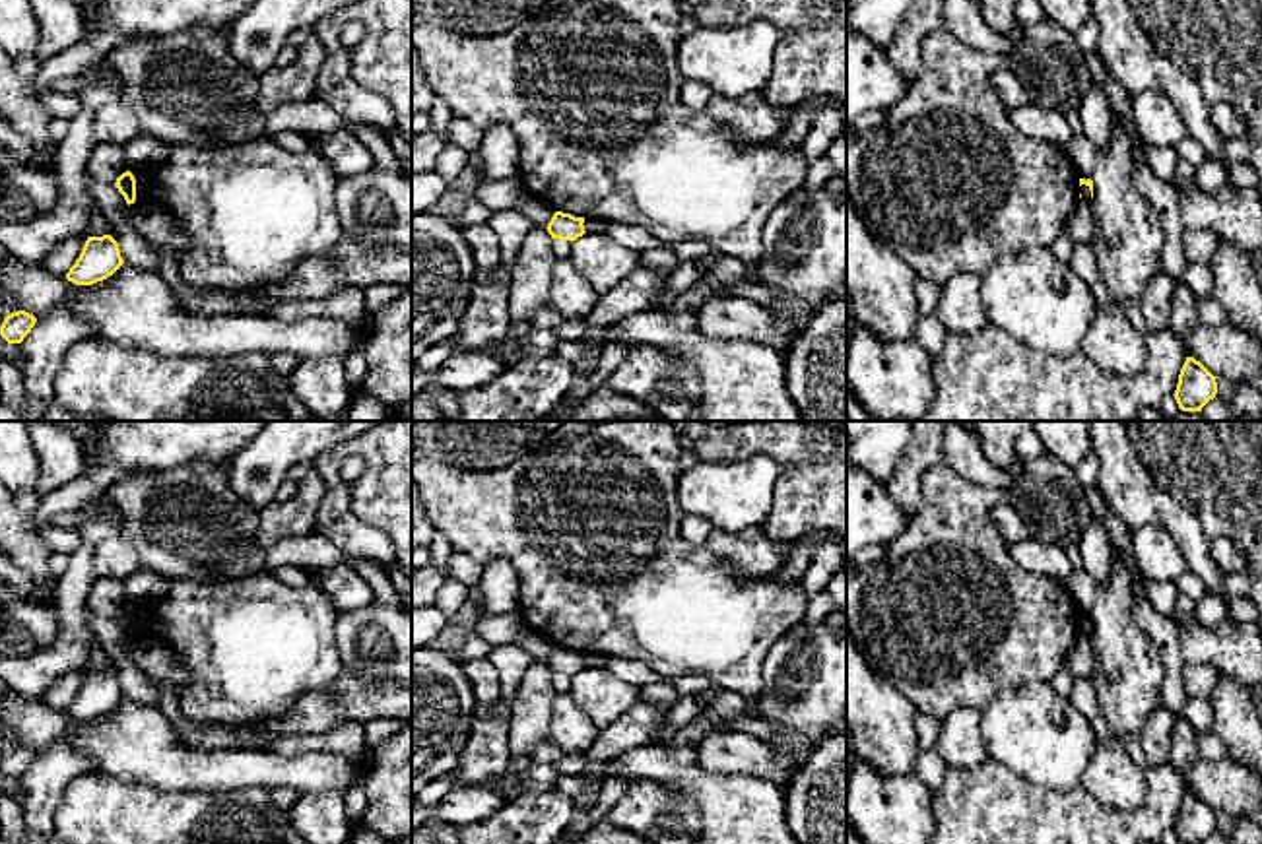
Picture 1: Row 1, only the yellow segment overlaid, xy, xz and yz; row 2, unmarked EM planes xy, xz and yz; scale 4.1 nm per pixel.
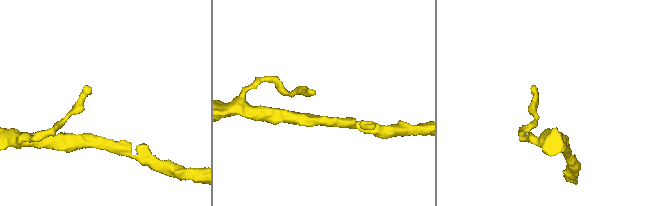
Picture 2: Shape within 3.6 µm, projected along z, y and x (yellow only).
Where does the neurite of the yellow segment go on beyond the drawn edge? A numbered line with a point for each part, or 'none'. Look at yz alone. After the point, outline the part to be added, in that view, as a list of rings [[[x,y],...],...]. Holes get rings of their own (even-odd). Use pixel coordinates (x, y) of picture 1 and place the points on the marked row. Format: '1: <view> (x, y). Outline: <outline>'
none

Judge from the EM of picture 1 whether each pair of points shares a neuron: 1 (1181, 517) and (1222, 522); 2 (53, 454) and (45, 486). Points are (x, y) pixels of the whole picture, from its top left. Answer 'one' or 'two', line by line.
1: two
2: one

